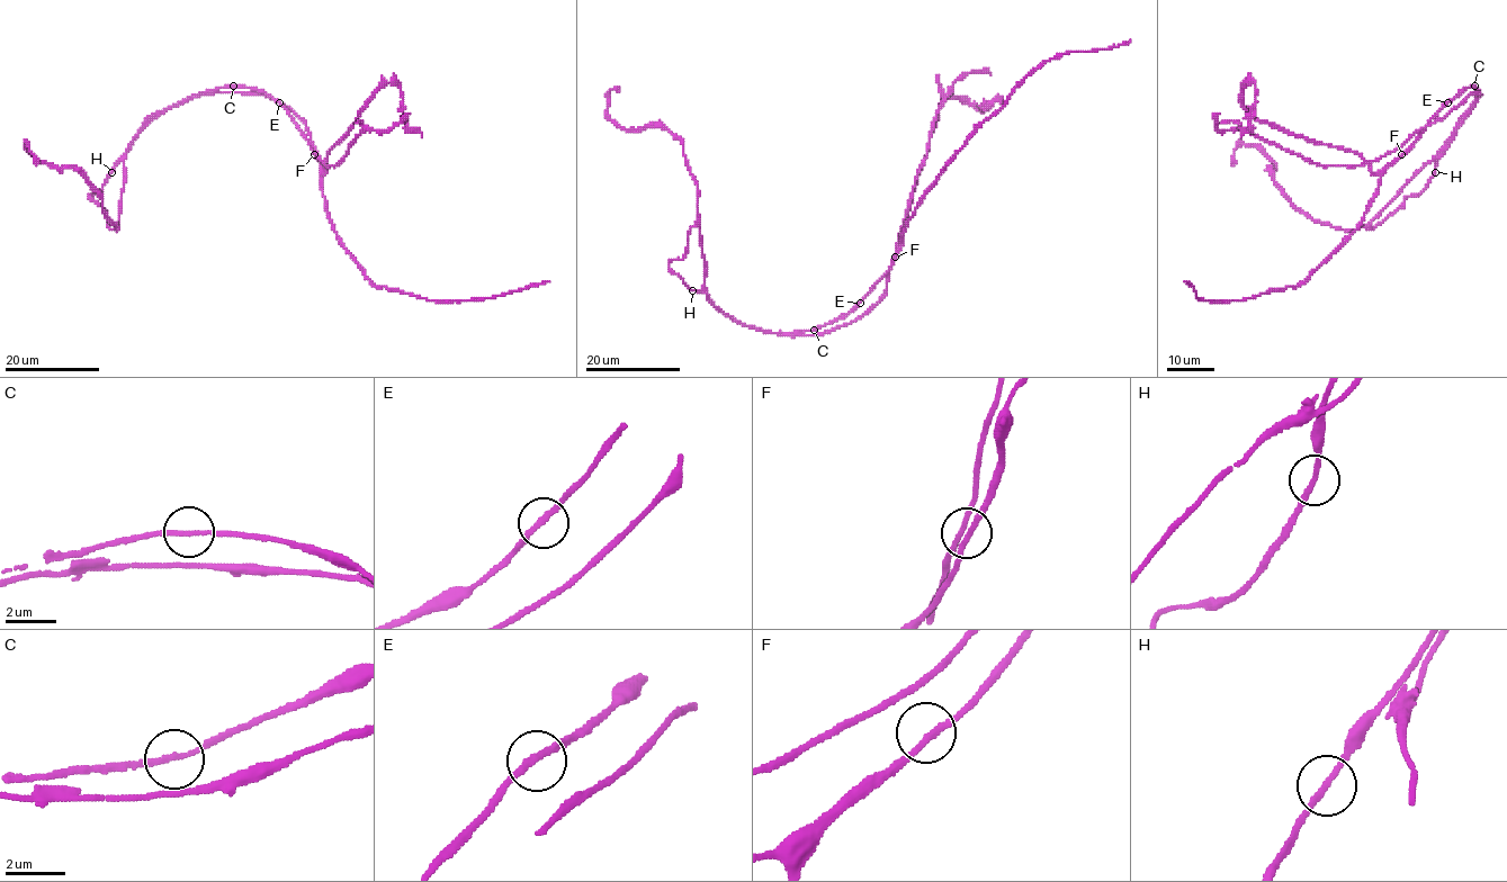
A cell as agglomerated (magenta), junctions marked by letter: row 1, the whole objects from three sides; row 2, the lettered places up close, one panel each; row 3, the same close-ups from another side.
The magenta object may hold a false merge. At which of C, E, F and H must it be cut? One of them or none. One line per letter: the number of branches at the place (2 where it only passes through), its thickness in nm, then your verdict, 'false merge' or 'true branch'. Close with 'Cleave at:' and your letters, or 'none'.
C: 2 branches meet; 180 nm thick; true branch
E: 2 branches meet; 190 nm thick; true branch
F: 2 branches meet; 190 nm thick; true branch
H: 2 branches meet; 190 nm thick; true branch
Cleave at: none

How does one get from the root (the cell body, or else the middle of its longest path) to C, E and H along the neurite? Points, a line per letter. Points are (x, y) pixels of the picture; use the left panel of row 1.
C: (258, 90), (233, 86)
E: (258, 90), (279, 102)
H: (258, 90), (249, 87), (209, 89), (161, 110), (133, 140), (111, 172)

